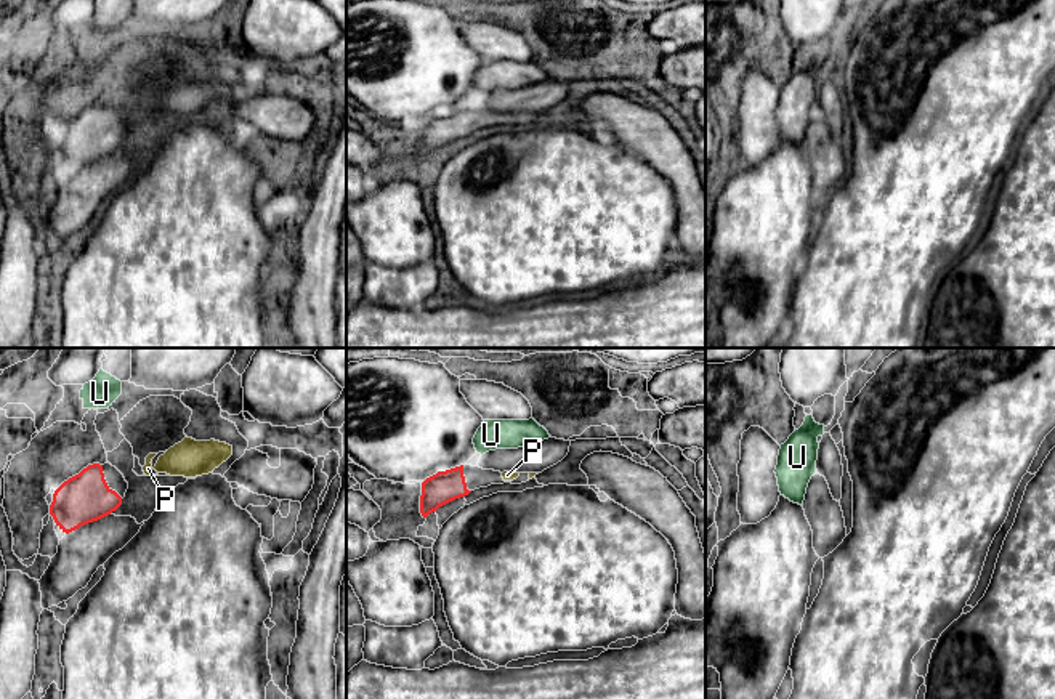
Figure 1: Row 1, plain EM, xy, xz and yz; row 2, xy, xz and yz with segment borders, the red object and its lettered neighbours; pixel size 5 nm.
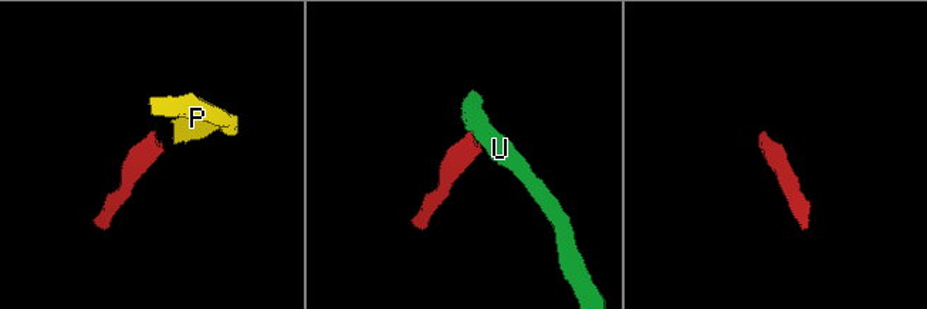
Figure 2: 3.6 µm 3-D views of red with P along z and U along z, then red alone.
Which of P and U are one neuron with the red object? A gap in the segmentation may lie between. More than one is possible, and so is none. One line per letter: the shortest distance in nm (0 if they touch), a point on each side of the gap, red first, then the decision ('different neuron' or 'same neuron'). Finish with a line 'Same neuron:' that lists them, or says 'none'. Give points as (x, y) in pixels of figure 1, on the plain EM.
P: 170 nm | xy (121, 138), (145, 114) | same neuron
U: 100 nm | xz (462, 106), (476, 92) | different neuron
Same neuron: P

